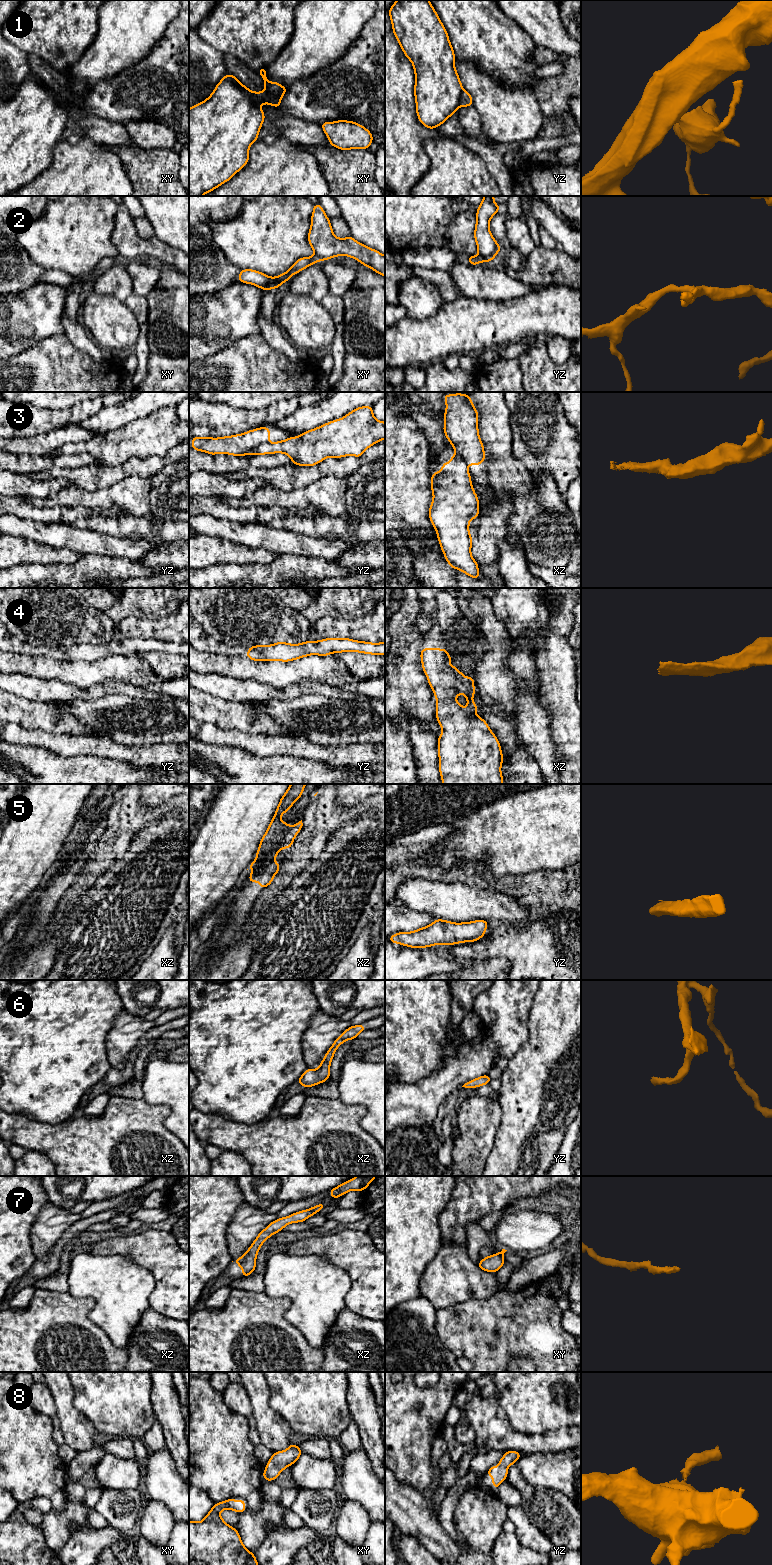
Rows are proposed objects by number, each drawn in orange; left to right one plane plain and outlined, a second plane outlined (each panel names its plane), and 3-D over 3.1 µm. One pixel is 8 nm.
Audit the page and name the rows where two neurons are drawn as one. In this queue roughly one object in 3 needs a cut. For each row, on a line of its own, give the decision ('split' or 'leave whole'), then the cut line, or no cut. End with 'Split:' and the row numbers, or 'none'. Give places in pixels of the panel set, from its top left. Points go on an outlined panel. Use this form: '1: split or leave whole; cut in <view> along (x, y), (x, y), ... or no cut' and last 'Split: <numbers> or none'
1: split; cut in xy along (281, 97), (272, 96), (269, 103)
2: split; cut in yz along (478, 255), (483, 261)
3: split; cut in yz along (267, 441), (248, 453)
4: leave whole; no cut
5: leave whole; no cut
6: leave whole; no cut
7: leave whole; no cut
8: leave whole; no cut
Split: 1, 2, 3

